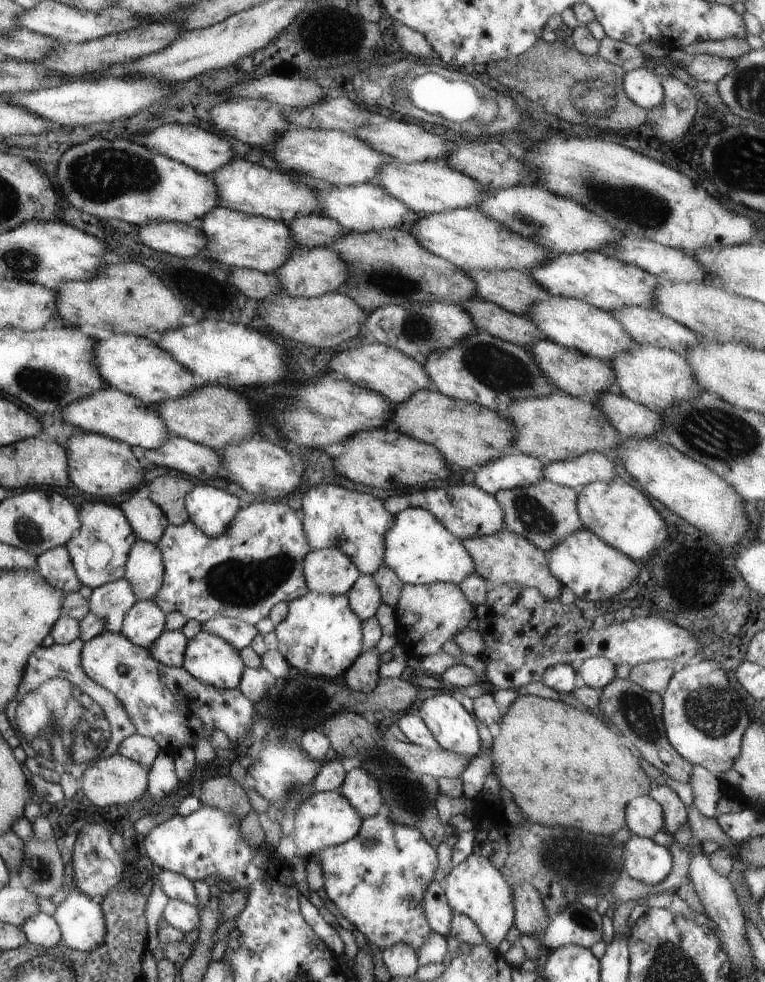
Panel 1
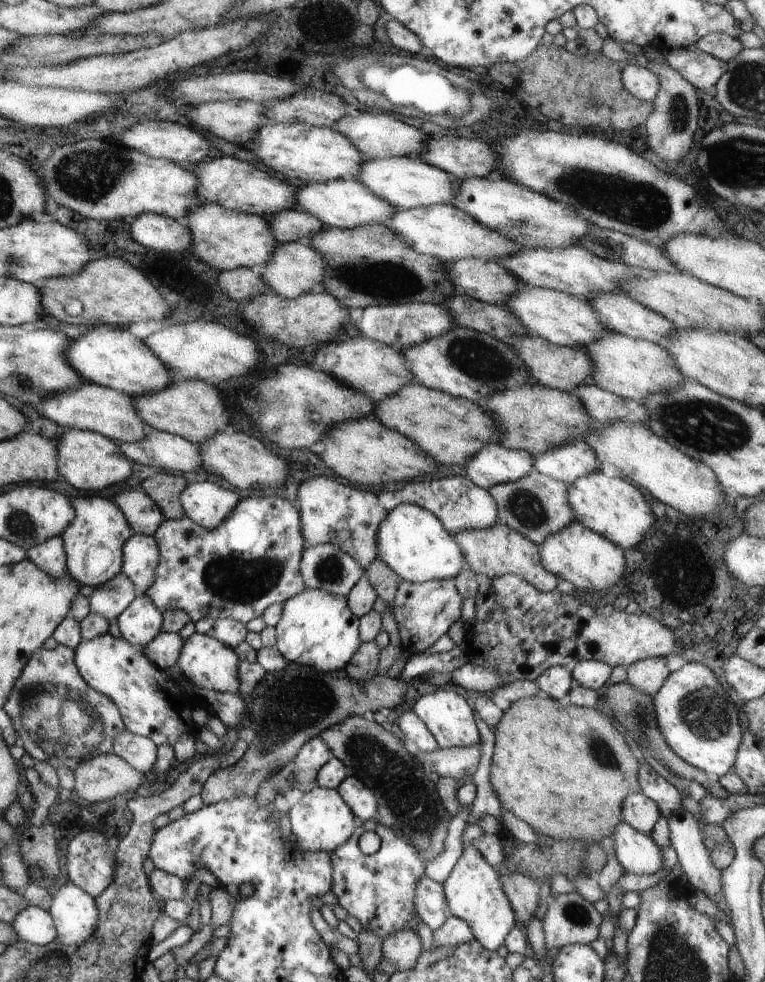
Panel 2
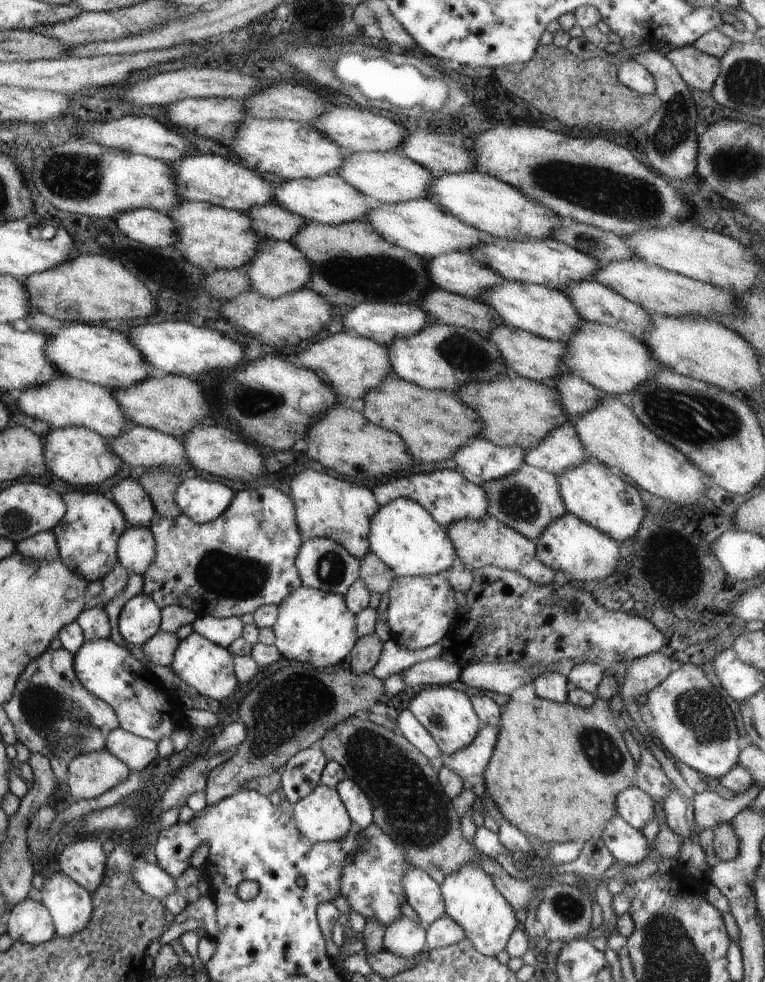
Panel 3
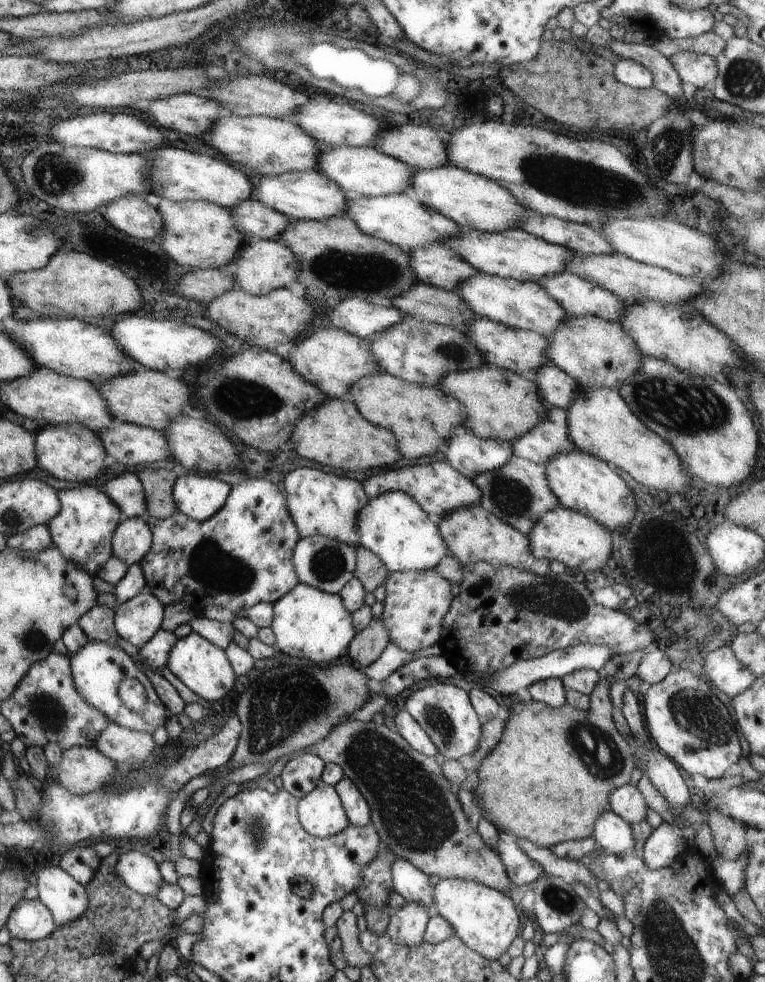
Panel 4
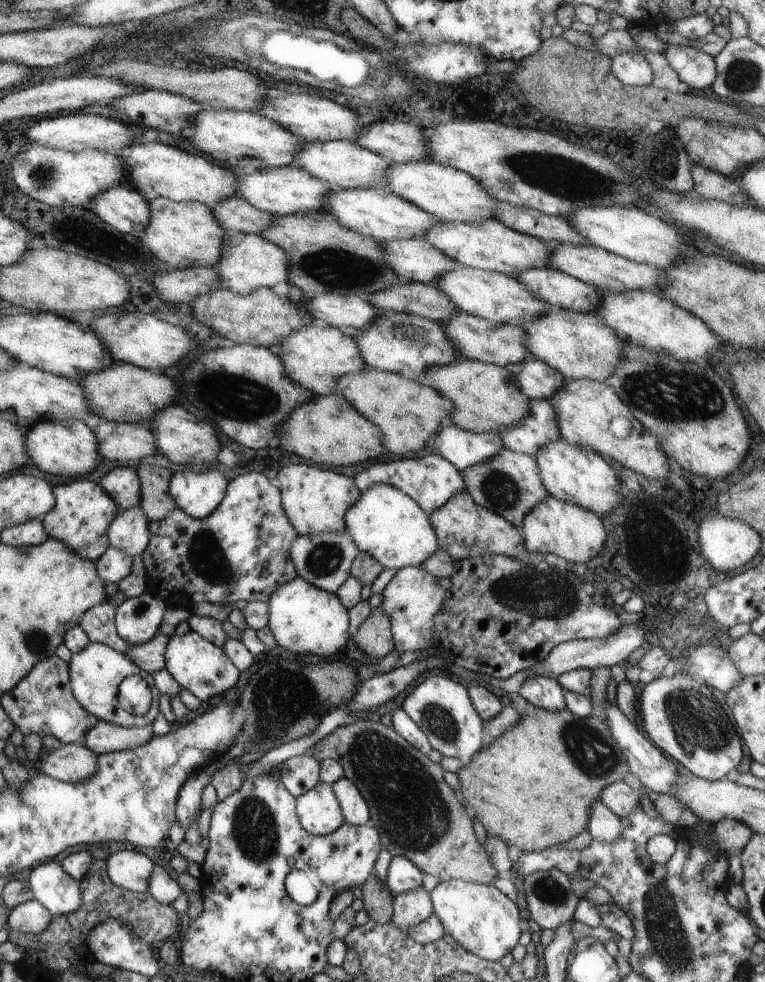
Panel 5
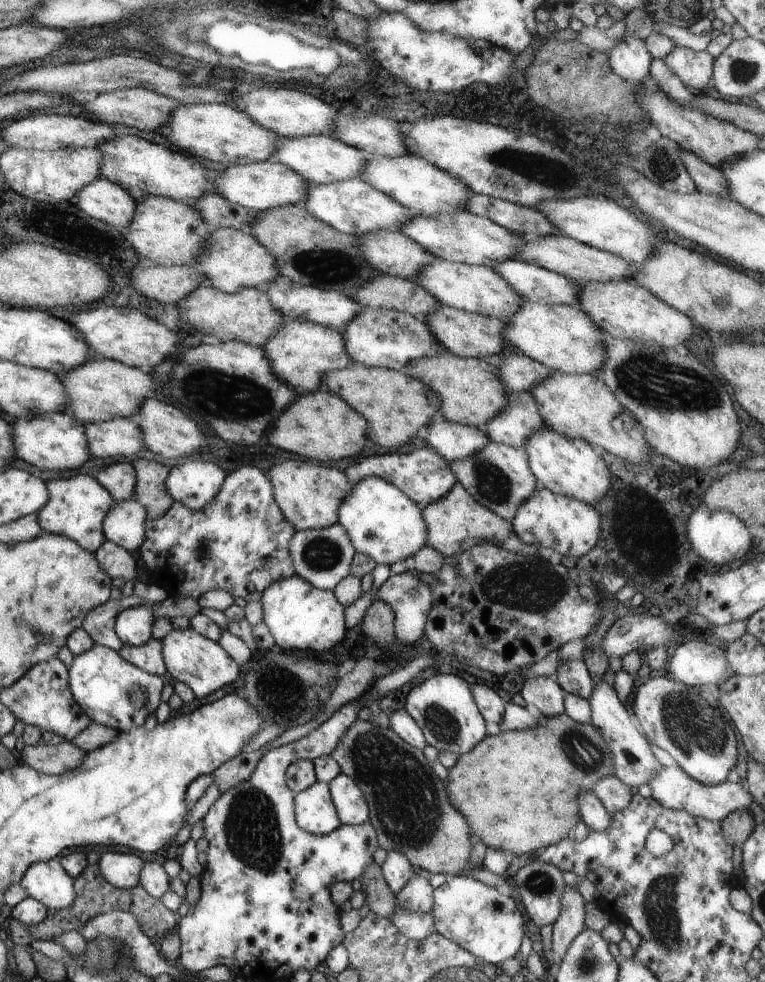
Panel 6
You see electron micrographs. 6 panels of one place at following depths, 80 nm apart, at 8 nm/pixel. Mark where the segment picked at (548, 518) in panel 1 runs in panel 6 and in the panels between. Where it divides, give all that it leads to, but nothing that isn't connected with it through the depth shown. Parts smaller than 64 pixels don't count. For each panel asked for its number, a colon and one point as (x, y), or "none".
2: (536, 506)
3: (529, 501)
4: (519, 493)
5: (510, 485)
6: (499, 477)

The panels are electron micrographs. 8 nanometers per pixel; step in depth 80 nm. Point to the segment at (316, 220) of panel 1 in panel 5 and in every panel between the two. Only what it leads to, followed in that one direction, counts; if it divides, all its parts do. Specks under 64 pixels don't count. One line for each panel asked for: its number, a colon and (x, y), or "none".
2: (290, 226)
3: (272, 221)
4: (253, 218)
5: (234, 214)

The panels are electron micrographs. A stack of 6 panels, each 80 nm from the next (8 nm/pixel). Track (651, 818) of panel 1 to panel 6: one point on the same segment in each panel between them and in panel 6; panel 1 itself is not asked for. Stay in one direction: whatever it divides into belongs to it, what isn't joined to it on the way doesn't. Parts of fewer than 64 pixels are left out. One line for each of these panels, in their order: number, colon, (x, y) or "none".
2: (640, 812)
3: (633, 805)
4: (627, 801)
5: (620, 798)
6: (615, 795)

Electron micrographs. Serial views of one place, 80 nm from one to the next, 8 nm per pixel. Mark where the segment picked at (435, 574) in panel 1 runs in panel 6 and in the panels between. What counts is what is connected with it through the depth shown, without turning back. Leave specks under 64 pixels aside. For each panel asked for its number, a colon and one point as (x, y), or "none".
2: (411, 541)
3: (405, 536)
4: (393, 526)
5: (385, 522)
6: (382, 522)

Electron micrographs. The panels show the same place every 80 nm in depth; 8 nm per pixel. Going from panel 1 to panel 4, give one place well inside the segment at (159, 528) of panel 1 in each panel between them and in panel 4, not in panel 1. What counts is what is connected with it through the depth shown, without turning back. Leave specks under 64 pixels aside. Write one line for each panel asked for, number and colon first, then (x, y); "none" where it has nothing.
2: (143, 514)
3: (134, 503)
4: (126, 490)

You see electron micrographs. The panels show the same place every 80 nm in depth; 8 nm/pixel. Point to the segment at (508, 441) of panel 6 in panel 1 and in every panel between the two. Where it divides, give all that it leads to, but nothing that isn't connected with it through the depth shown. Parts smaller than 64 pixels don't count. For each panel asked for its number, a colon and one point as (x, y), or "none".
1: (591, 466)
2: (567, 462)
3: (561, 450)
4: (544, 442)
5: (541, 426)

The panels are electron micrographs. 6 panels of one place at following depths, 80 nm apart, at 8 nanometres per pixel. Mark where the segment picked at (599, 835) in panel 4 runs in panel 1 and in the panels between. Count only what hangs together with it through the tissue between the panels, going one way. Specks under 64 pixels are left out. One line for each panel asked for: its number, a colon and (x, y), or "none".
1: (644, 861)
2: (637, 853)
3: (628, 846)

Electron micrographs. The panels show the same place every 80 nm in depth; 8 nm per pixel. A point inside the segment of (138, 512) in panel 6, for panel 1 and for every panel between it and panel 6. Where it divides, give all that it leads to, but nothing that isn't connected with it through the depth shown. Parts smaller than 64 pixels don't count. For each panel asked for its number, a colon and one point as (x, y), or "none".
1: (144, 568)
2: (141, 554)
3: (136, 547)
4: (132, 540)
5: (128, 532)

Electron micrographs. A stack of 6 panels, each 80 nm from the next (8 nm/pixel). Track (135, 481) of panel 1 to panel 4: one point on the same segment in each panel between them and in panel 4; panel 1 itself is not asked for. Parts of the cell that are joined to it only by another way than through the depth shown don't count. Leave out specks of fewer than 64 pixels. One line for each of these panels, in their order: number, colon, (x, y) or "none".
2: (90, 462)
3: (76, 455)
4: (73, 452)

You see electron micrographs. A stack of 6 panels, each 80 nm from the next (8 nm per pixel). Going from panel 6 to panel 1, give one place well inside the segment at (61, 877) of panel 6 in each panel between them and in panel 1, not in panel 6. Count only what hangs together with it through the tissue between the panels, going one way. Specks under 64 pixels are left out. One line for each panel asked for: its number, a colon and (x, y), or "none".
1: (81, 919)
2: (74, 912)
3: (71, 906)
4: (67, 899)
5: (53, 887)

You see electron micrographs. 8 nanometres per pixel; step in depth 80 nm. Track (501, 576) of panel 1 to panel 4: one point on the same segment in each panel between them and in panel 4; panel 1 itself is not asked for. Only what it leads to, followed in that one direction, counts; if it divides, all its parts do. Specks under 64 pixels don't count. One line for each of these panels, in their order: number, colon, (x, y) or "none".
2: (496, 550)
3: (487, 542)
4: (472, 534)

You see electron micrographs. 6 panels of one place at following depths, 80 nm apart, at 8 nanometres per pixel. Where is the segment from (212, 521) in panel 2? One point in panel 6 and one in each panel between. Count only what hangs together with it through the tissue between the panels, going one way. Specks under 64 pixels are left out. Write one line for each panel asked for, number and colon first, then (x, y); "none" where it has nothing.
3: (201, 500)
4: (199, 496)
5: (198, 492)
6: (195, 482)

